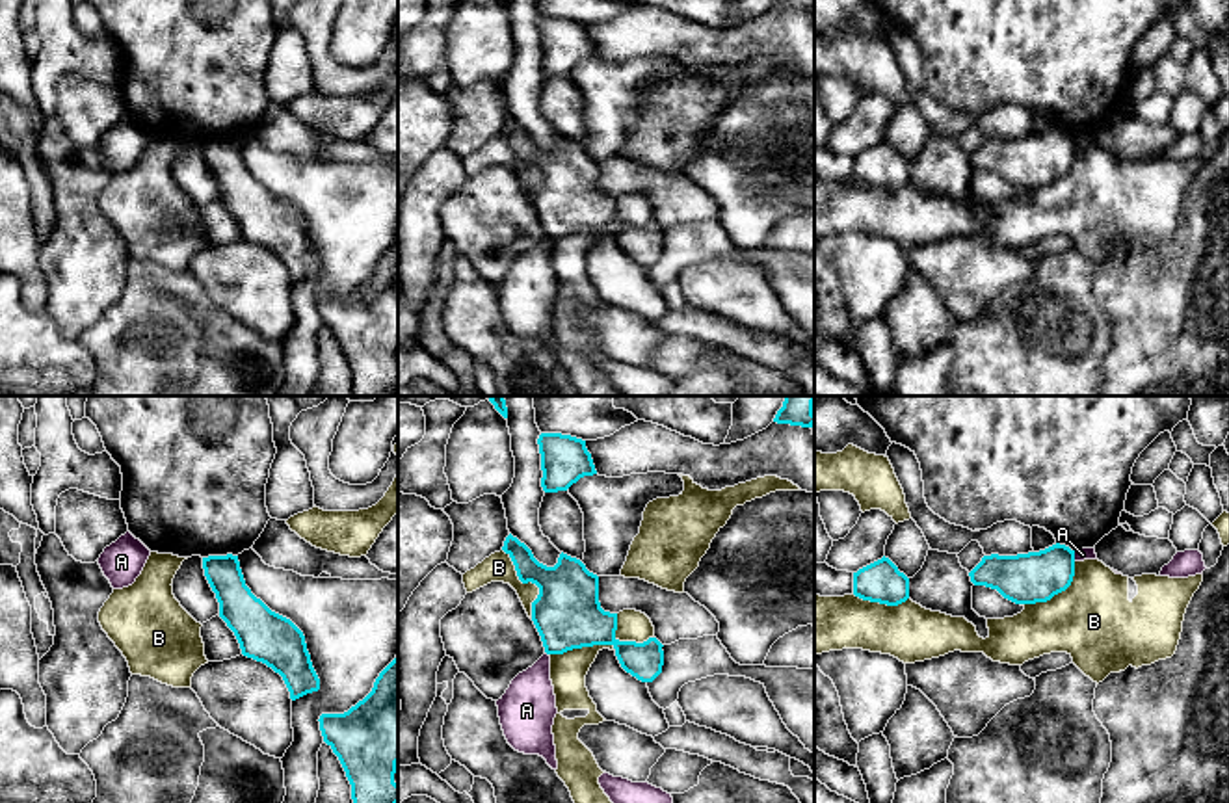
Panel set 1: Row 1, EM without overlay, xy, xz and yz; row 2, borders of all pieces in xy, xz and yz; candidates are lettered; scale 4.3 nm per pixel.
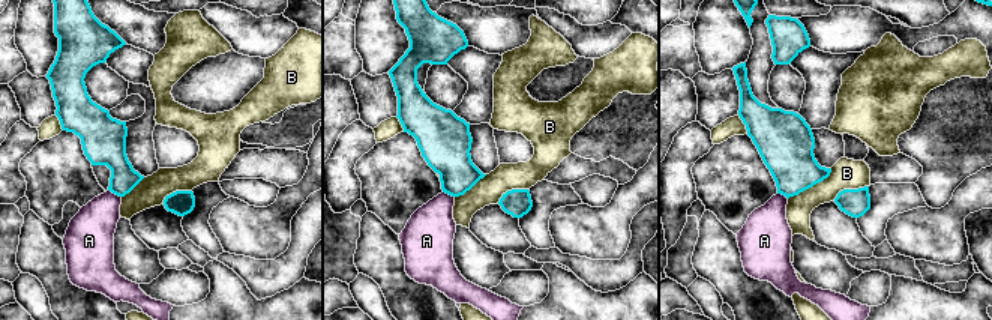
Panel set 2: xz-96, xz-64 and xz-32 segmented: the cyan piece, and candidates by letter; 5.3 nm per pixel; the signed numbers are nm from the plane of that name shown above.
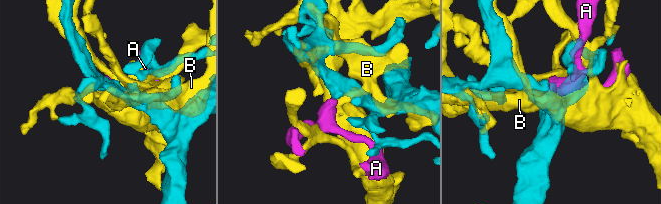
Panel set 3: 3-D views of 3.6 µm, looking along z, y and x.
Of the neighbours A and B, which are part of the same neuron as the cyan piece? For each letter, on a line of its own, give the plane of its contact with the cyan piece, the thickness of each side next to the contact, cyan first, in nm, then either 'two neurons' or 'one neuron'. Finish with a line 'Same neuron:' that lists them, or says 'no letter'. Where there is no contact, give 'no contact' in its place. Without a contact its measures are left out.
A: meets cyan in yz; 220 nm thick on the cyan side, 50 nm on the other; two neurons
B: meets cyan in xz; 300 nm thick on the cyan side, 130 nm on the other; two neurons
Same neuron: no letter

